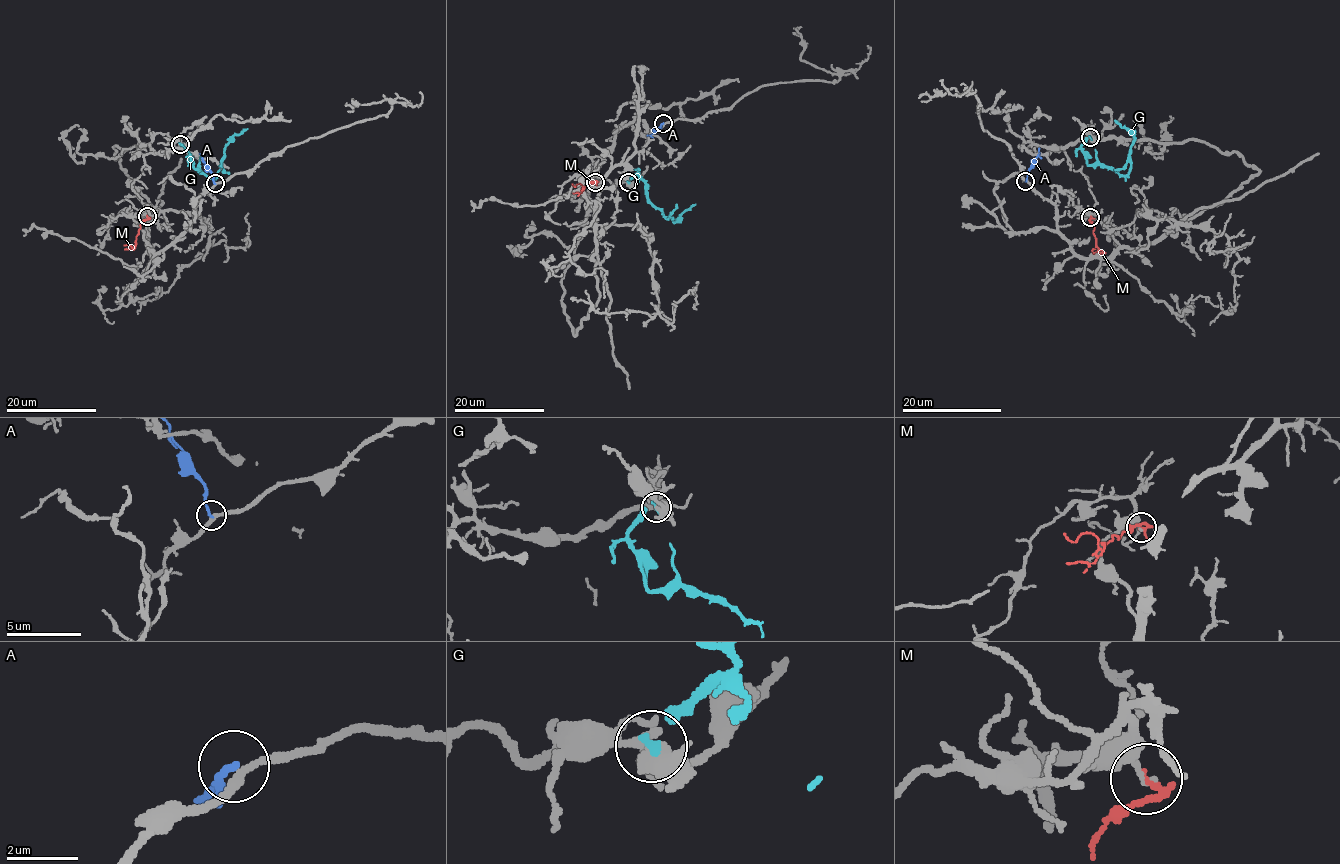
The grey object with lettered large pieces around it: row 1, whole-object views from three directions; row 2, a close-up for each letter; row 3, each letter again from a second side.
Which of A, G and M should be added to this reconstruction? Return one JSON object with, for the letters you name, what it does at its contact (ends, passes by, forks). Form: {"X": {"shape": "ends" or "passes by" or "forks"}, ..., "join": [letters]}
{"join": []}

